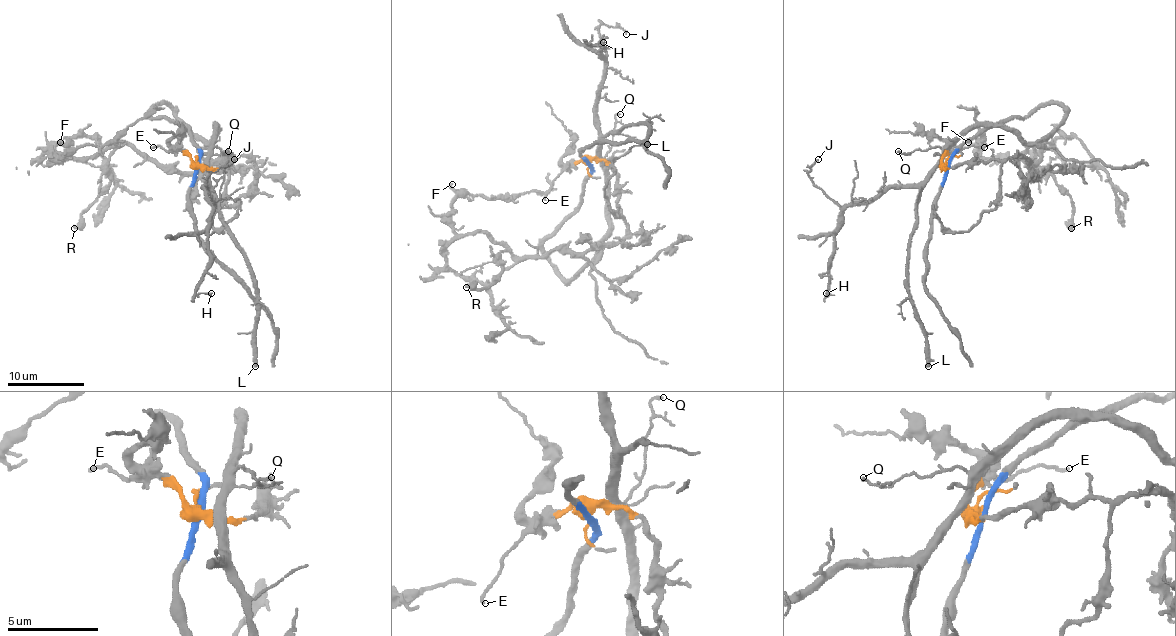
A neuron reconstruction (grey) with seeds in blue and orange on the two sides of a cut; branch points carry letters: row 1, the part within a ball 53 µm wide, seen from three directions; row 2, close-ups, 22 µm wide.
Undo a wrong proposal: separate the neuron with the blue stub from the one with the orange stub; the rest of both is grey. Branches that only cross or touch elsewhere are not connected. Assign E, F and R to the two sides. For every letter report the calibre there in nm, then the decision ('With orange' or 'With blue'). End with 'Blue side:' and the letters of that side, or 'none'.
E: Thickness 150 nm. With orange
F: Thickness 160 nm. With orange
R: Thickness 480 nm. With orange
Blue side: none

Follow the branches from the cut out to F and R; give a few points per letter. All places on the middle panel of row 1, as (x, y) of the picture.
F: (588, 162), (605, 160), (617, 175), (626, 235), (580, 254), (517, 256), (485, 233), (458, 235), (452, 183)
R: (588, 162), (605, 160), (617, 175), (622, 238), (584, 252), (500, 252), (502, 273), (489, 286), (466, 286)

